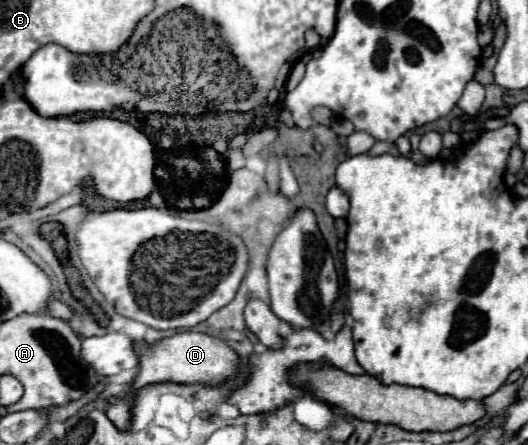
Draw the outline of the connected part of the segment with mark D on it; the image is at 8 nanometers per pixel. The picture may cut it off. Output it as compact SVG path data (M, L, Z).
M179 331L171 337L165 337L153 345L145 341L135 341L135 351L139 355L139 373L133 379L131 391L125 397L119 397L115 403L107 407L107 417L119 427L125 429L129 425L129 405L133 405L133 393L141 385L149 385L153 381L175 381L175 383L205 383L205 385L217 385L225 377L231 377L237 373L237 355L235 351L223 343L217 337L205 335L205 333L191 333L191 331Z

